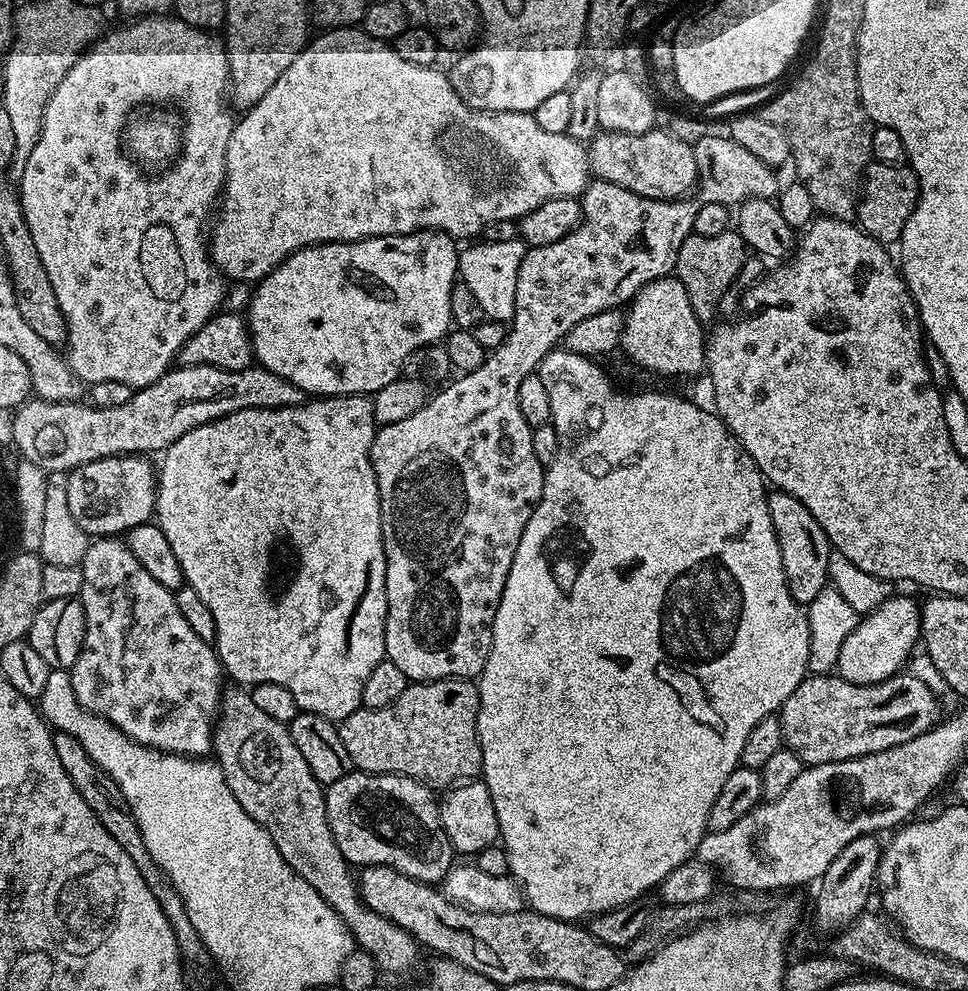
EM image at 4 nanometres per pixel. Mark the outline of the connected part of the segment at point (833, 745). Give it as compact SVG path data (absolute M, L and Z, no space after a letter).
M809 674L786 698L780 707L779 717L786 747L806 766L842 762L878 750L890 750L890 746L902 746L910 738L918 738L930 730L941 719L937 693L931 692L918 677L911 674L897 674L877 684L855 684L846 682L839 674Z

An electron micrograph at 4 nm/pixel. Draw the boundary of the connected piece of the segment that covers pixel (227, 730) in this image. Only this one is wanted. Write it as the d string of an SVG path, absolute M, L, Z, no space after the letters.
M232 686L229 692L227 689L223 693L220 702L212 733L212 747L214 759L224 772L226 786L230 786L230 794L238 798L238 806L242 806L242 810L246 810L246 814L250 814L254 822L258 822L268 831L270 838L274 838L274 846L278 846L278 854L282 854L290 867L303 880L310 882L310 886L314 886L314 890L318 890L318 894L346 922L346 926L352 931L355 947L368 952L381 973L410 971L420 960L421 945L416 943L409 932L402 930L402 926L382 918L382 914L374 914L374 910L370 910L370 906L366 906L358 895L357 877L342 850L338 850L334 834L328 825L325 789L316 781L314 774L310 774L310 766L306 766L298 746L294 746L289 725L274 722L274 718L270 718L260 707L254 706L251 691Z

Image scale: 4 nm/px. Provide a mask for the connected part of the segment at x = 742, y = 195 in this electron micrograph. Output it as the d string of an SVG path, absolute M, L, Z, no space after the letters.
M709 134L694 147L700 204L718 202L729 206L739 206L745 200L772 200L777 195L777 169L762 162L762 158L754 158L750 150L738 146L738 142L734 142L726 134L720 134L720 136Z

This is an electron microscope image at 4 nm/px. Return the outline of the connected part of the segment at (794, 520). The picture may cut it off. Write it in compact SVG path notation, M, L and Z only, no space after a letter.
M779 490L769 491L768 505L770 506L770 522L774 522L774 534L778 538L778 550L782 554L782 570L786 574L786 586L792 597L796 599L796 603L806 606L814 602L814 598L818 598L818 594L822 594L824 588L829 587L828 556L834 549L828 543L822 526L814 522L814 514L810 514L810 510L806 510L806 506L802 506L802 502L794 498L794 494L786 494Z

